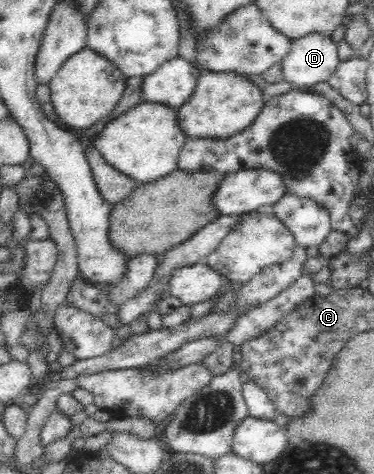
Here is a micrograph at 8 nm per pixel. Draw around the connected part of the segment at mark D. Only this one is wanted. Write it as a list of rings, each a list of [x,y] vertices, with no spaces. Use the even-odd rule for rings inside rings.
[[[317,33],[293,40],[290,51],[280,62],[282,64],[282,79],[288,82],[292,89],[305,89],[321,81],[326,81],[340,61],[337,44],[330,38]]]

